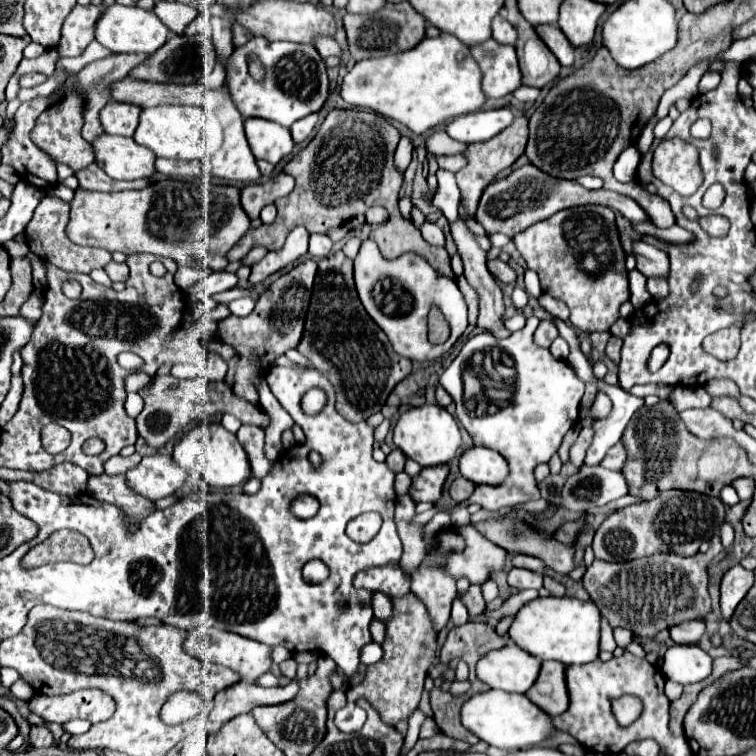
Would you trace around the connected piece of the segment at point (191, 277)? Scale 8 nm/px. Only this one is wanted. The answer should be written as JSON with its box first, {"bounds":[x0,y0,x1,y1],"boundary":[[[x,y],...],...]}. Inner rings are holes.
{"bounds":[174,268,204,290],"boundary":[[[178,268],[176,274],[174,274],[174,282],[182,288],[182,290],[188,290],[192,284],[196,284],[200,278],[204,278],[204,272],[202,270],[196,270],[196,268]]]}

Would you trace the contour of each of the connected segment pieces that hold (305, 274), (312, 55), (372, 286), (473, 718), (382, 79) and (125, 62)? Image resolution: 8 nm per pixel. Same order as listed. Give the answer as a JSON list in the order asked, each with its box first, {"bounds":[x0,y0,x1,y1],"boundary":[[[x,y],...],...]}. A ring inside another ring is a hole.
[{"bounds":[218,260,318,404],"boundary":[[[316,260],[300,262],[290,272],[282,274],[276,282],[272,282],[272,286],[258,298],[256,308],[252,310],[252,314],[248,314],[246,318],[228,316],[226,320],[218,322],[220,340],[234,346],[234,350],[240,356],[234,386],[232,386],[236,396],[246,398],[252,404],[258,404],[258,392],[256,392],[256,388],[252,384],[252,376],[256,372],[252,368],[252,364],[250,364],[250,352],[252,350],[260,358],[260,372],[262,372],[264,368],[270,368],[274,364],[274,358],[282,356],[286,350],[294,348],[296,342],[300,342],[300,334],[302,334],[302,328],[304,328],[304,314],[308,310],[316,270],[318,270]]]},{"bounds":[226,36,330,128],"boundary":[[[254,36],[250,42],[232,52],[228,62],[226,86],[234,106],[244,118],[256,116],[272,120],[284,128],[290,128],[296,120],[318,112],[330,92],[326,64],[314,46],[292,42],[268,42],[262,36]],[[250,54],[256,54],[264,66],[262,80],[254,80],[248,72]]]},{"bounds":[354,240,468,360],"boundary":[[[364,240],[360,246],[360,252],[354,260],[354,280],[358,296],[370,314],[370,318],[384,330],[388,340],[392,342],[392,348],[410,360],[432,360],[442,356],[452,348],[452,344],[462,336],[462,332],[468,328],[468,312],[466,302],[456,286],[454,280],[438,276],[424,258],[418,254],[404,254],[396,260],[384,260],[378,252],[376,242]],[[430,304],[440,304],[442,314],[450,322],[452,334],[448,342],[444,344],[430,344],[426,338],[426,316],[430,310]]]},{"bounds":[462,690,556,750],"boundary":[[[488,690],[464,702],[462,724],[480,740],[504,750],[522,750],[528,746],[536,746],[556,734],[556,726],[548,712],[540,710],[534,702],[530,702],[526,694],[510,694],[504,690]]]},{"bounds":[340,34,488,134],"boundary":[[[440,34],[438,38],[424,38],[418,46],[406,52],[356,62],[354,68],[344,76],[340,94],[344,102],[348,102],[350,106],[370,108],[386,118],[402,122],[416,134],[424,134],[426,130],[450,118],[456,118],[468,112],[476,112],[488,100],[488,96],[482,92],[482,70],[478,68],[476,60],[472,58],[470,48],[452,34]]]},{"bounds":[78,54,144,142],"boundary":[[[110,54],[102,60],[86,64],[78,74],[78,92],[86,98],[86,118],[84,118],[84,138],[94,142],[94,138],[104,134],[104,128],[98,120],[98,110],[110,102],[110,84],[122,80],[134,64],[140,64],[144,54]]]}]

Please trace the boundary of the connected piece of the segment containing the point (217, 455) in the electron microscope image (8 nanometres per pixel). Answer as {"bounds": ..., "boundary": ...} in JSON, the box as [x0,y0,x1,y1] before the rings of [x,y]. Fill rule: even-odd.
{"bounds":[172,422,252,488],"boundary":[[[202,422],[196,428],[192,428],[174,448],[172,454],[174,462],[184,470],[198,470],[206,484],[212,488],[232,488],[238,484],[244,484],[252,476],[250,460],[246,450],[240,446],[236,434],[230,434],[222,424],[216,422]]]}

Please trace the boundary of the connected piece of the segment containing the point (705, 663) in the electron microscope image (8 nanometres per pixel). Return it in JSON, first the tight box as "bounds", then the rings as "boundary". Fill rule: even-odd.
{"bounds":[662,644,712,684],"boundary":[[[674,644],[664,654],[662,672],[668,680],[680,684],[692,684],[712,674],[712,656],[698,644]]]}

